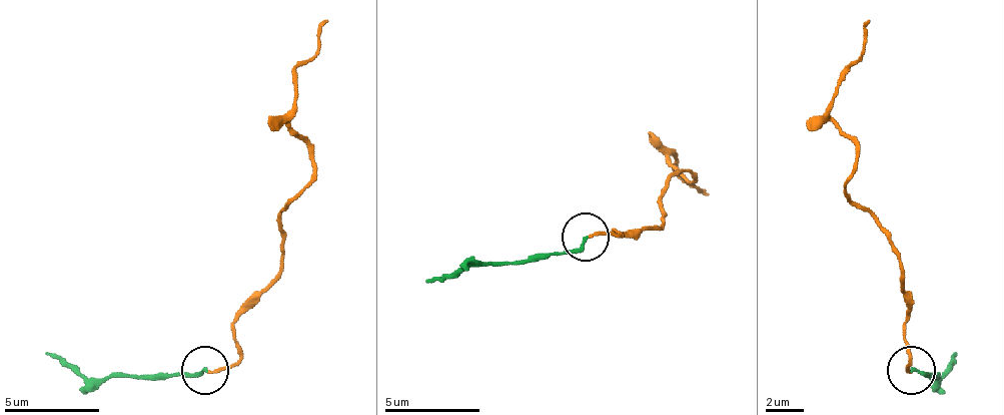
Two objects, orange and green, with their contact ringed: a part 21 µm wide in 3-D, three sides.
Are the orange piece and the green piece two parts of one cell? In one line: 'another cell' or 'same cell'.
another cell

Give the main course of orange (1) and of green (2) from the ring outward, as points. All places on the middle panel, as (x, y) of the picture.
1: (586, 236), (662, 226), (662, 188), (686, 169), (695, 178), (672, 164), (676, 154), (676, 169), (710, 192)
2: (586, 236), (577, 250), (462, 264), (424, 283)

